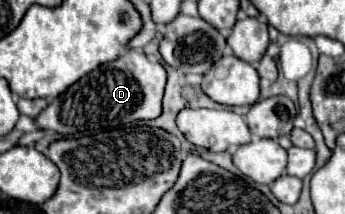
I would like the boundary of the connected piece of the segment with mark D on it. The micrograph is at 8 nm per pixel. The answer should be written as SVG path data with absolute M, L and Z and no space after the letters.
M128 49L118 59L100 65L92 73L84 75L64 95L58 95L36 117L38 127L56 131L68 137L80 137L88 131L108 129L140 119L154 119L162 113L162 93L166 85L166 71L162 63L152 63L144 53Z

